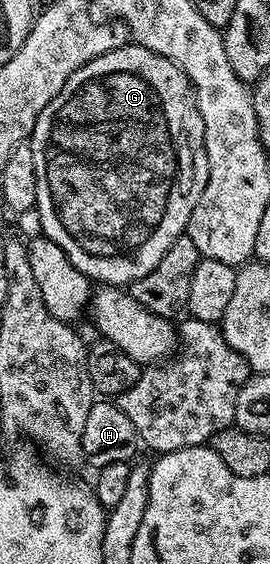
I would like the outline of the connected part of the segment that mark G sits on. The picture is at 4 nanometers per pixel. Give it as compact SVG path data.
M128 45L97 57L77 69L69 81L65 81L65 89L41 109L31 130L29 140L33 149L33 161L37 165L37 201L35 211L39 215L39 227L42 238L53 241L53 245L61 245L65 257L73 263L76 270L95 285L126 288L133 281L145 277L145 273L153 273L157 269L157 261L169 253L169 245L177 241L187 230L187 222L197 205L201 201L201 193L205 193L205 181L209 177L207 164L207 150L205 149L205 125L201 121L199 106L195 100L195 87L189 77L173 61L153 53L149 49L138 45Z

